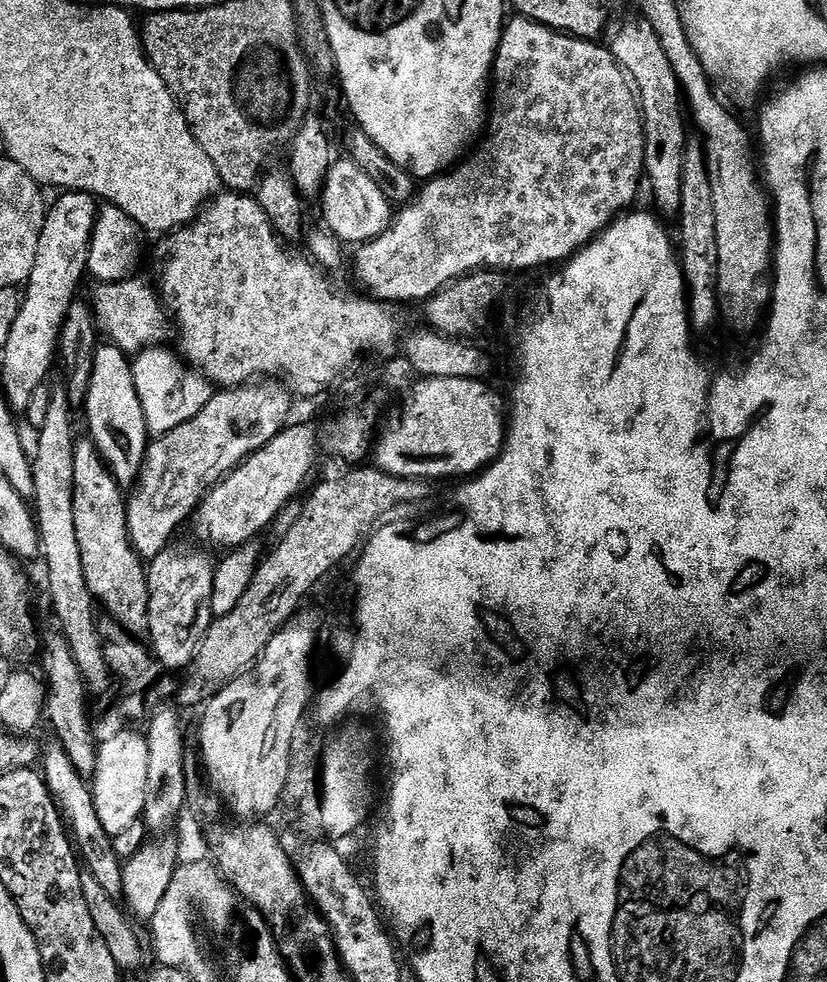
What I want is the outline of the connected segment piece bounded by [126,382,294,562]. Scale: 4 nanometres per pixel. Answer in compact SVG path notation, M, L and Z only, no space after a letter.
M253 382L242 388L228 388L217 391L206 402L206 406L190 422L182 422L174 430L164 436L157 436L148 445L144 456L144 468L140 471L140 479L135 485L136 493L127 497L128 533L133 546L141 560L150 562L164 549L173 543L172 535L195 517L200 503L209 492L225 480L247 456L253 456L262 446L266 446L285 428L289 427L292 416L292 400L294 396L283 383Z

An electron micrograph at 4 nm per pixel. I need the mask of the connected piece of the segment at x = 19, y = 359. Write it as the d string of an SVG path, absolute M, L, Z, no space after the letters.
M65 191L56 201L51 201L45 214L38 241L38 254L33 272L26 283L28 293L22 296L16 310L16 321L10 330L10 338L2 349L4 356L3 399L17 413L27 413L34 392L46 384L48 371L58 360L60 328L72 301L77 299L80 283L86 280L88 255L92 231L98 215L97 197L89 192Z

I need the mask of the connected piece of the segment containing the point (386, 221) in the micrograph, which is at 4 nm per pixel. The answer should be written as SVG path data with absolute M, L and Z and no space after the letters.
M337 159L324 183L322 201L324 200L324 220L327 231L348 246L367 244L378 238L392 225L394 205L388 201L377 183L363 172L352 159Z

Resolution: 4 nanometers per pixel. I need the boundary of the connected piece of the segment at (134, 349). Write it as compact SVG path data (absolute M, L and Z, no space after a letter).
M141 278L123 280L117 284L97 283L96 293L90 296L92 314L96 317L96 326L106 335L107 343L116 344L122 351L139 354L145 348L154 348L165 343L170 332L170 316L166 311L162 296Z

